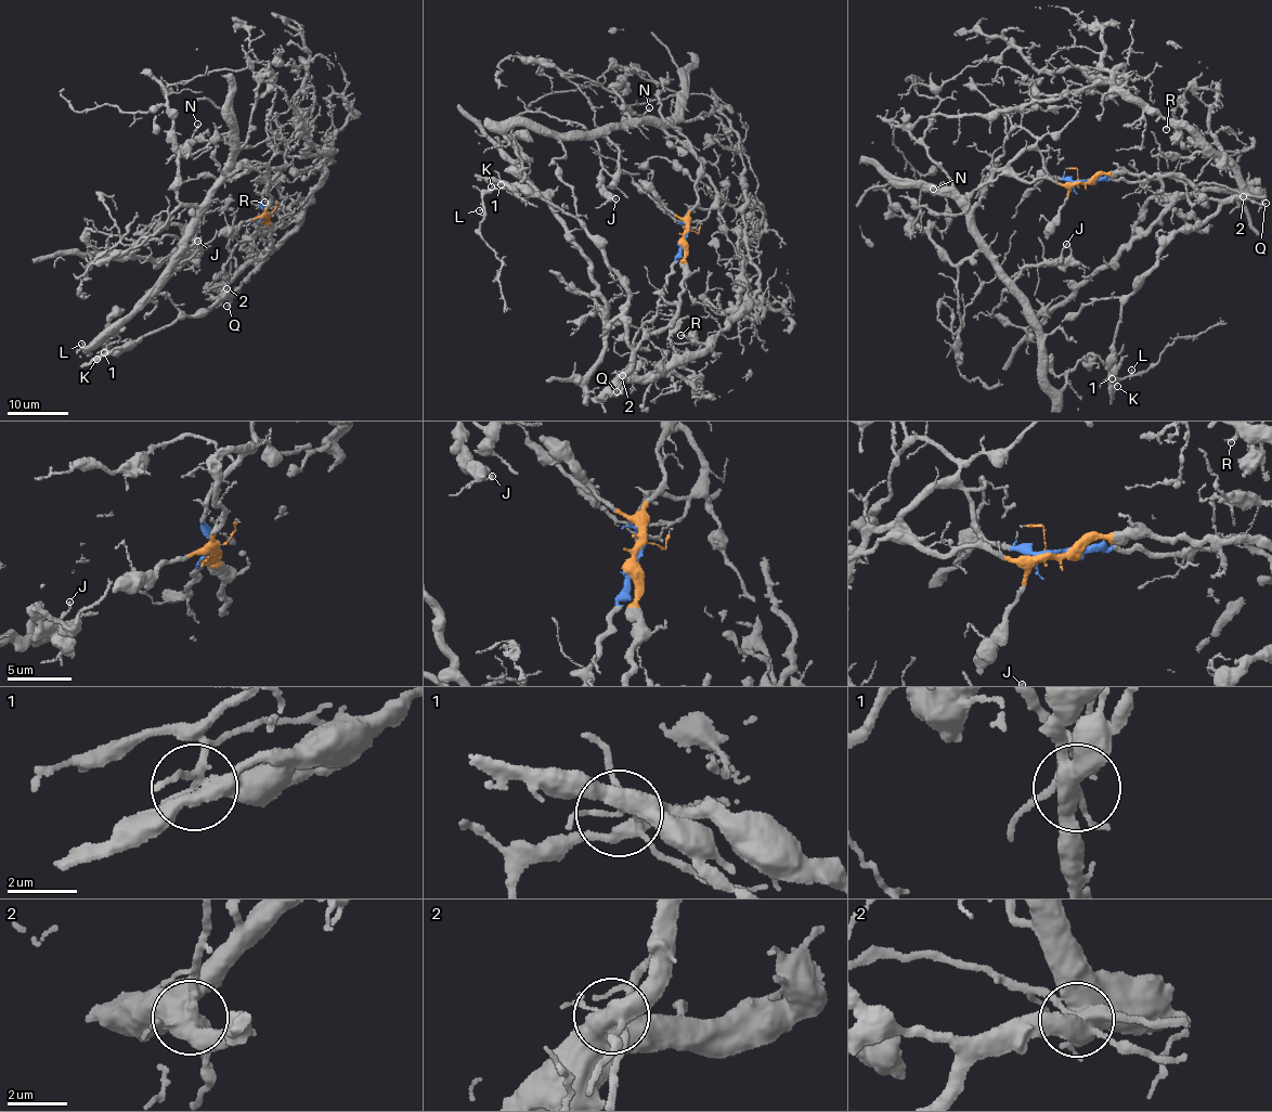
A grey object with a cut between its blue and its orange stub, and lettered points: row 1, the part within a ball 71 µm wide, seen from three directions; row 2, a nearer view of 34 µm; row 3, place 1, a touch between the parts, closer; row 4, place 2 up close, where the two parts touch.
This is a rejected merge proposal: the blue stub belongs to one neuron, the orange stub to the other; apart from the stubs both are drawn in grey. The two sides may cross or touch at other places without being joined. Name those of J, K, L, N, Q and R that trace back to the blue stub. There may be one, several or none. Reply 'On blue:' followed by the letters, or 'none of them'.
On blue: J, K, L, N

